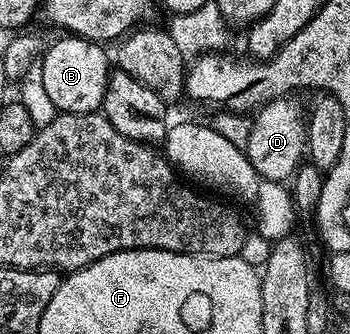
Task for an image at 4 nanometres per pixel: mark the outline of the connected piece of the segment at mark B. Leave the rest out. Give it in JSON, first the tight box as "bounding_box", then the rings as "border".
{"bounding_box":[38,34,113,114],"border":[[[70,34],[60,35],[48,46],[38,67],[41,70],[41,78],[45,81],[45,91],[48,92],[56,113],[85,114],[102,109],[107,77],[113,71],[109,52],[107,56],[103,48],[106,47],[102,43]]]}

